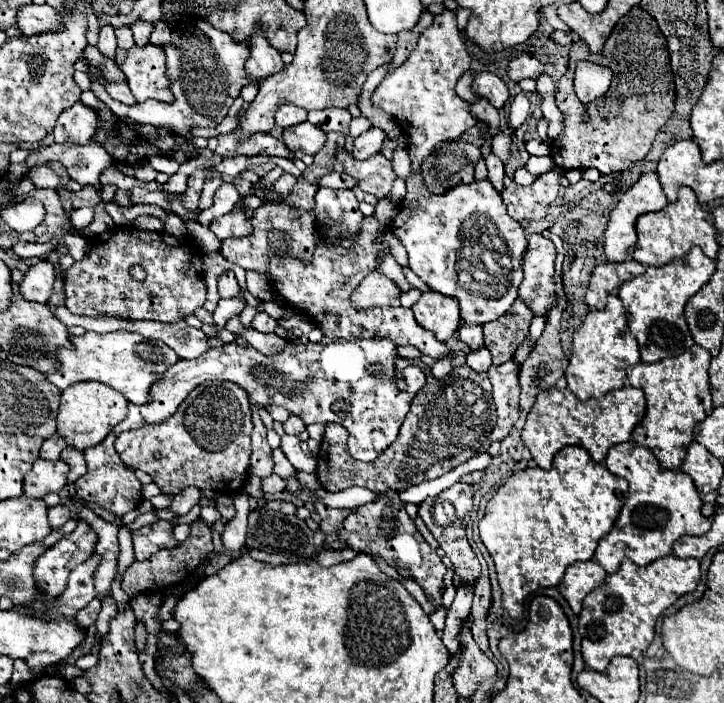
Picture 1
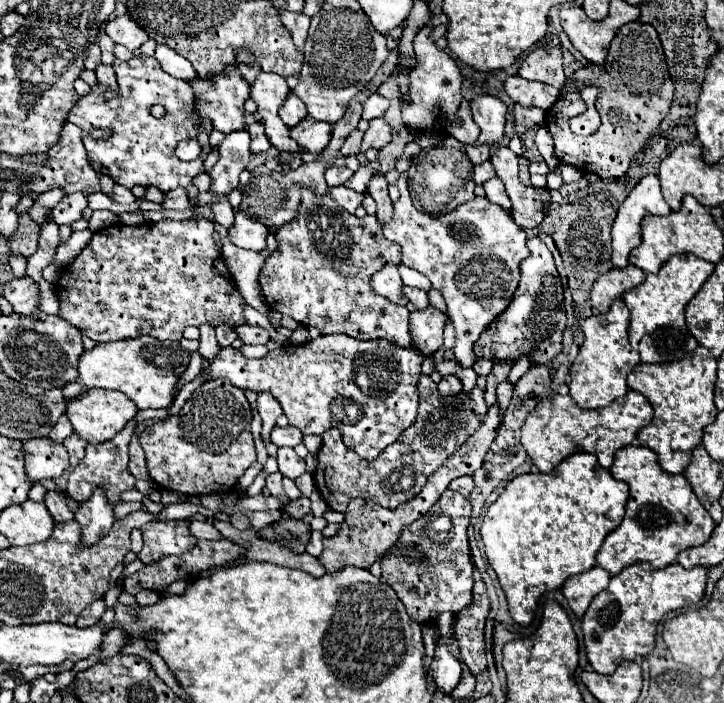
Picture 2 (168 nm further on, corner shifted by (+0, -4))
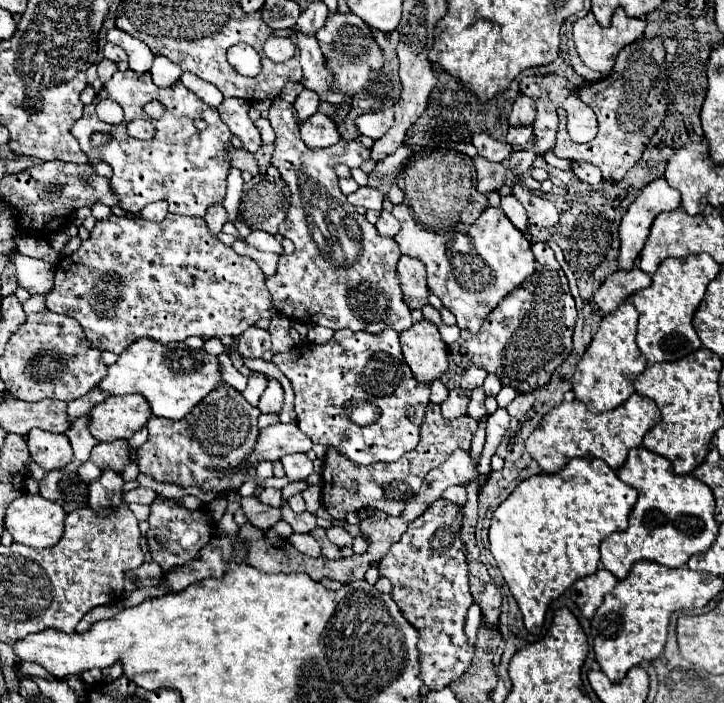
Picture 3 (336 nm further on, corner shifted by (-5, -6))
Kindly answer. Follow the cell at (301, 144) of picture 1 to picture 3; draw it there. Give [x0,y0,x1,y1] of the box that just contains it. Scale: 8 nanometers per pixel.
[301,112,341,148]

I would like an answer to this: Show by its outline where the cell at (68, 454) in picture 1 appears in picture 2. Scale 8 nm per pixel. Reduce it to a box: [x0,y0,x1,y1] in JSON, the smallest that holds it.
[64,434,86,466]

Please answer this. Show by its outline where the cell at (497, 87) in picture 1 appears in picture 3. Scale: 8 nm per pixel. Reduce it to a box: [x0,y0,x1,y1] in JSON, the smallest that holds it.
[471,130,513,162]

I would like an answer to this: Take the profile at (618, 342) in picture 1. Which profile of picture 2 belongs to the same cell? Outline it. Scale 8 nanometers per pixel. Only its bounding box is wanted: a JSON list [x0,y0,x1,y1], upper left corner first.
[568,298,640,410]

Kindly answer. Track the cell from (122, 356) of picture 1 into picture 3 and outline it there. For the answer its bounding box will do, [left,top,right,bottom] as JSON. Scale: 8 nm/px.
[97,338,219,420]

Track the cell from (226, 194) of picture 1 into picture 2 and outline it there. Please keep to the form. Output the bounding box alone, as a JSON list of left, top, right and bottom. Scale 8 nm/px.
[56,220,244,342]

